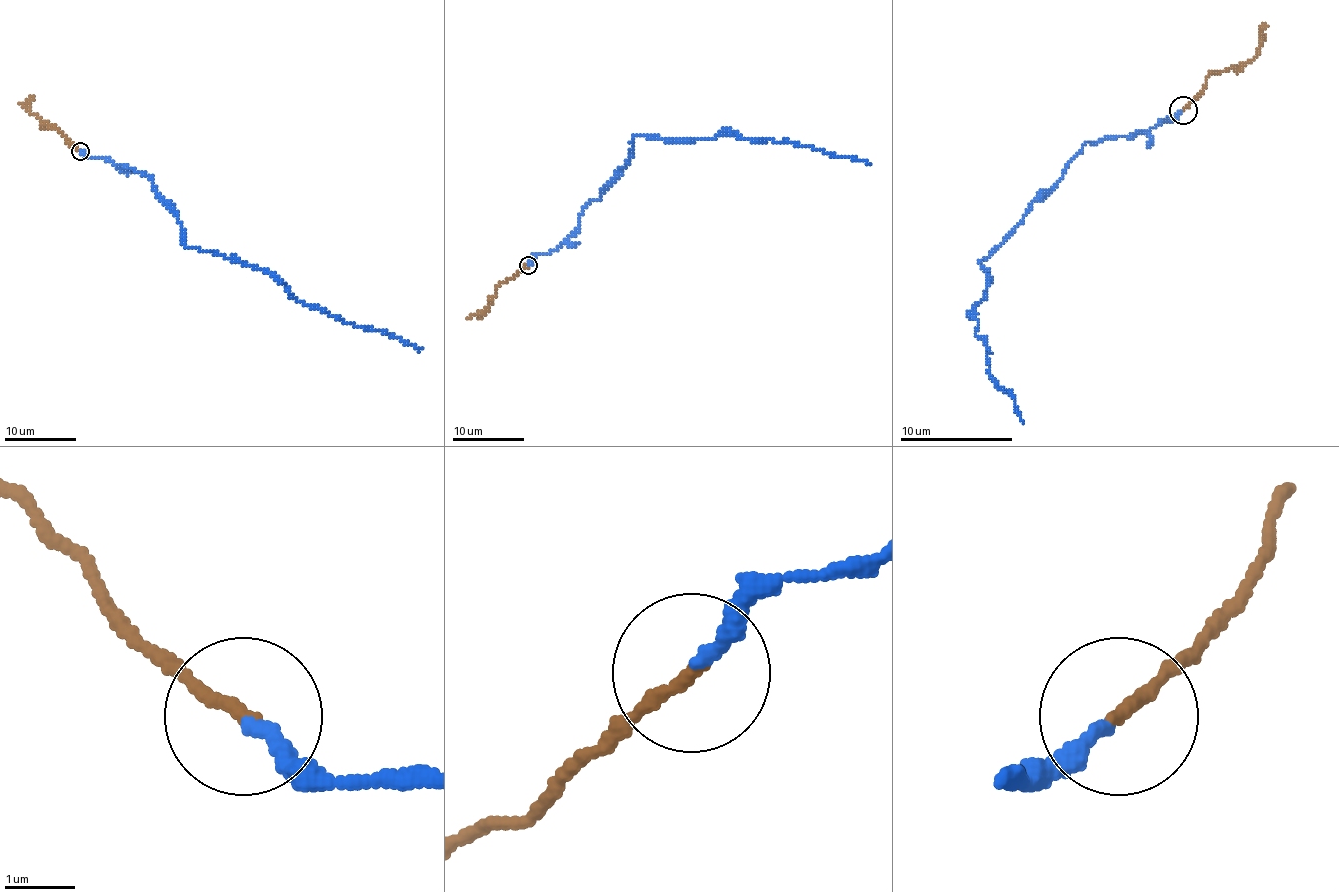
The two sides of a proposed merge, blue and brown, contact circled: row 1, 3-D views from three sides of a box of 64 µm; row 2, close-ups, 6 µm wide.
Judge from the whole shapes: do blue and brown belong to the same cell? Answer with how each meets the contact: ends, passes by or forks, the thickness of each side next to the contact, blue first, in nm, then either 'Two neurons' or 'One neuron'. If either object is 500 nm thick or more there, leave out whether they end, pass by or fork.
At the ring blue ends. At the ring brown ends. Thickness 220 nm (blue) against 200 nm. One neuron

